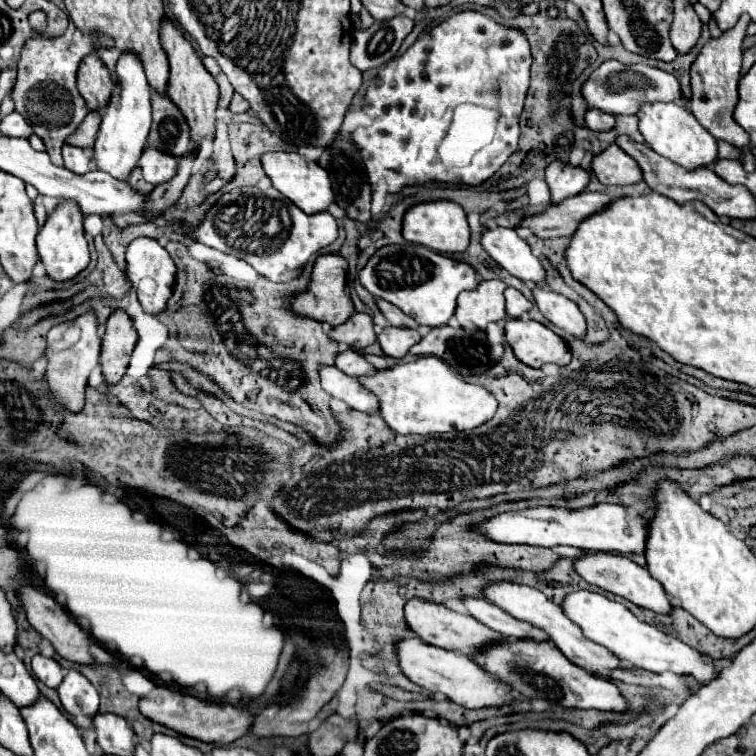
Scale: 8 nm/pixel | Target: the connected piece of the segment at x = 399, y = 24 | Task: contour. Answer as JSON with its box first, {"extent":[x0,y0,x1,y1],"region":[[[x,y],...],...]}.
{"extent":[351,15,413,71],"region":[[[407,15],[395,17],[393,23],[375,23],[359,31],[351,43],[351,63],[359,71],[385,65],[399,51],[403,39],[411,33],[413,19]]]}

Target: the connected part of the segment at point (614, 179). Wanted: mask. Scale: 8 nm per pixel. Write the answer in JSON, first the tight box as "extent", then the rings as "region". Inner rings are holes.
{"extent":[591,143,641,185],"region":[[[615,143],[595,155],[591,169],[603,185],[631,185],[641,181],[641,169]]]}

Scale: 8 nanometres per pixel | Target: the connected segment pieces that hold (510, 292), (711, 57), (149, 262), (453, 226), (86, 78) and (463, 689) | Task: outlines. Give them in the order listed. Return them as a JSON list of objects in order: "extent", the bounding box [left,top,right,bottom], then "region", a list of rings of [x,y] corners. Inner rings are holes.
[{"extent":[505,287,533,319],"region":[[[515,287],[505,289],[505,301],[507,301],[507,315],[513,319],[521,317],[523,313],[527,313],[533,307],[533,303]]]},{"extent":[691,15,755,171],"region":[[[741,15],[737,21],[737,27],[731,31],[723,31],[721,37],[709,39],[703,49],[699,51],[697,59],[691,65],[691,113],[697,117],[697,121],[713,133],[717,139],[723,139],[727,143],[733,143],[741,149],[745,149],[745,155],[741,157],[743,165],[747,171],[753,171],[755,157],[749,153],[749,135],[733,121],[733,109],[739,101],[737,95],[737,81],[739,81],[739,71],[741,71],[741,45],[745,37],[745,29],[749,25],[749,15]]]},{"extent":[127,237,177,315],"region":[[[139,237],[131,241],[127,247],[127,277],[137,293],[137,299],[147,315],[157,315],[167,307],[167,301],[171,299],[173,293],[173,283],[175,283],[175,273],[177,267],[171,259],[171,255],[155,241],[149,237]]]},{"extent":[403,201,469,253],"region":[[[429,201],[429,203],[419,203],[407,209],[403,217],[403,239],[411,243],[425,245],[433,251],[439,253],[459,253],[465,251],[469,245],[469,225],[465,211],[459,203],[453,201]]]},{"extent":[77,51,113,109],"region":[[[91,51],[79,65],[77,73],[77,89],[87,101],[89,109],[103,109],[113,93],[111,71],[105,69],[97,51]]]},{"extent":[395,637,515,709],"region":[[[403,637],[403,639],[395,641],[395,651],[397,651],[399,667],[407,679],[417,683],[419,687],[425,687],[431,693],[443,693],[451,701],[455,701],[467,709],[505,705],[515,699],[511,695],[511,689],[505,683],[501,683],[495,677],[491,677],[489,673],[485,673],[467,655],[427,645],[419,637]]]}]

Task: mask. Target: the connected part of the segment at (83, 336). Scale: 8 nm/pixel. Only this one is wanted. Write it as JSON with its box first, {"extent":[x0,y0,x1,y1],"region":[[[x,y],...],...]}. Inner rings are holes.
{"extent":[47,311,101,411],"region":[[[87,311],[79,315],[73,321],[59,323],[51,327],[47,333],[47,381],[49,387],[69,411],[81,411],[85,401],[85,385],[91,375],[91,371],[99,365],[99,353],[101,353],[101,337],[99,337],[99,323],[93,311]]]}

